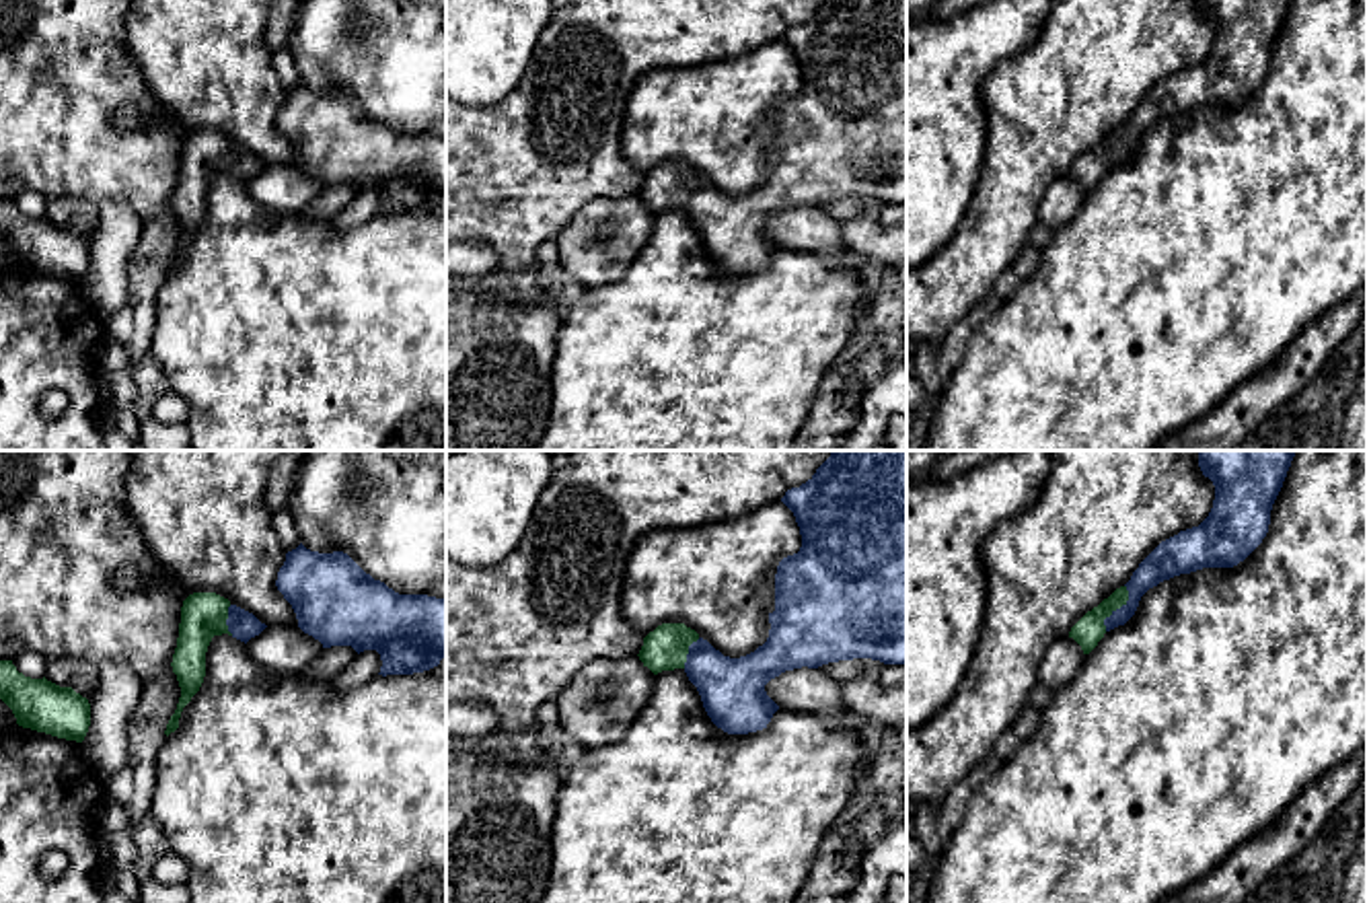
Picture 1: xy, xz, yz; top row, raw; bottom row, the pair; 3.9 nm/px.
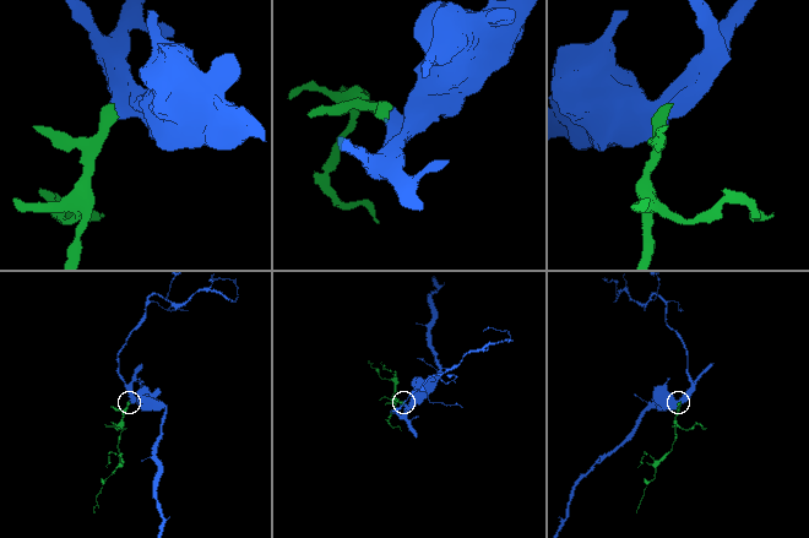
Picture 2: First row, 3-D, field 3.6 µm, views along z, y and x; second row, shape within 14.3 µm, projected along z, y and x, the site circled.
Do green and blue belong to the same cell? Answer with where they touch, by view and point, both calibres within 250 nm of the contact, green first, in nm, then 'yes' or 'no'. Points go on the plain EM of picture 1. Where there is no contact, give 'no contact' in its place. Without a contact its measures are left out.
contact yz (1117, 147); calibres 110 and 130 nm; yes

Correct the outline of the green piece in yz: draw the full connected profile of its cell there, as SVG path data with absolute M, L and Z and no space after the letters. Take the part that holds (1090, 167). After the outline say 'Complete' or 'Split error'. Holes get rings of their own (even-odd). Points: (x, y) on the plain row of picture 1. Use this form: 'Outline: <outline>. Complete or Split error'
Outline: M1198 0L1198 6L1215 25L1209 56L1198 66L1161 80L1124 125L1071 167L1069 177L1083 193L1089 193L1106 171L1124 165L1149 128L1203 107L1233 107L1266 76L1270 49L1291 0Z. Split error

